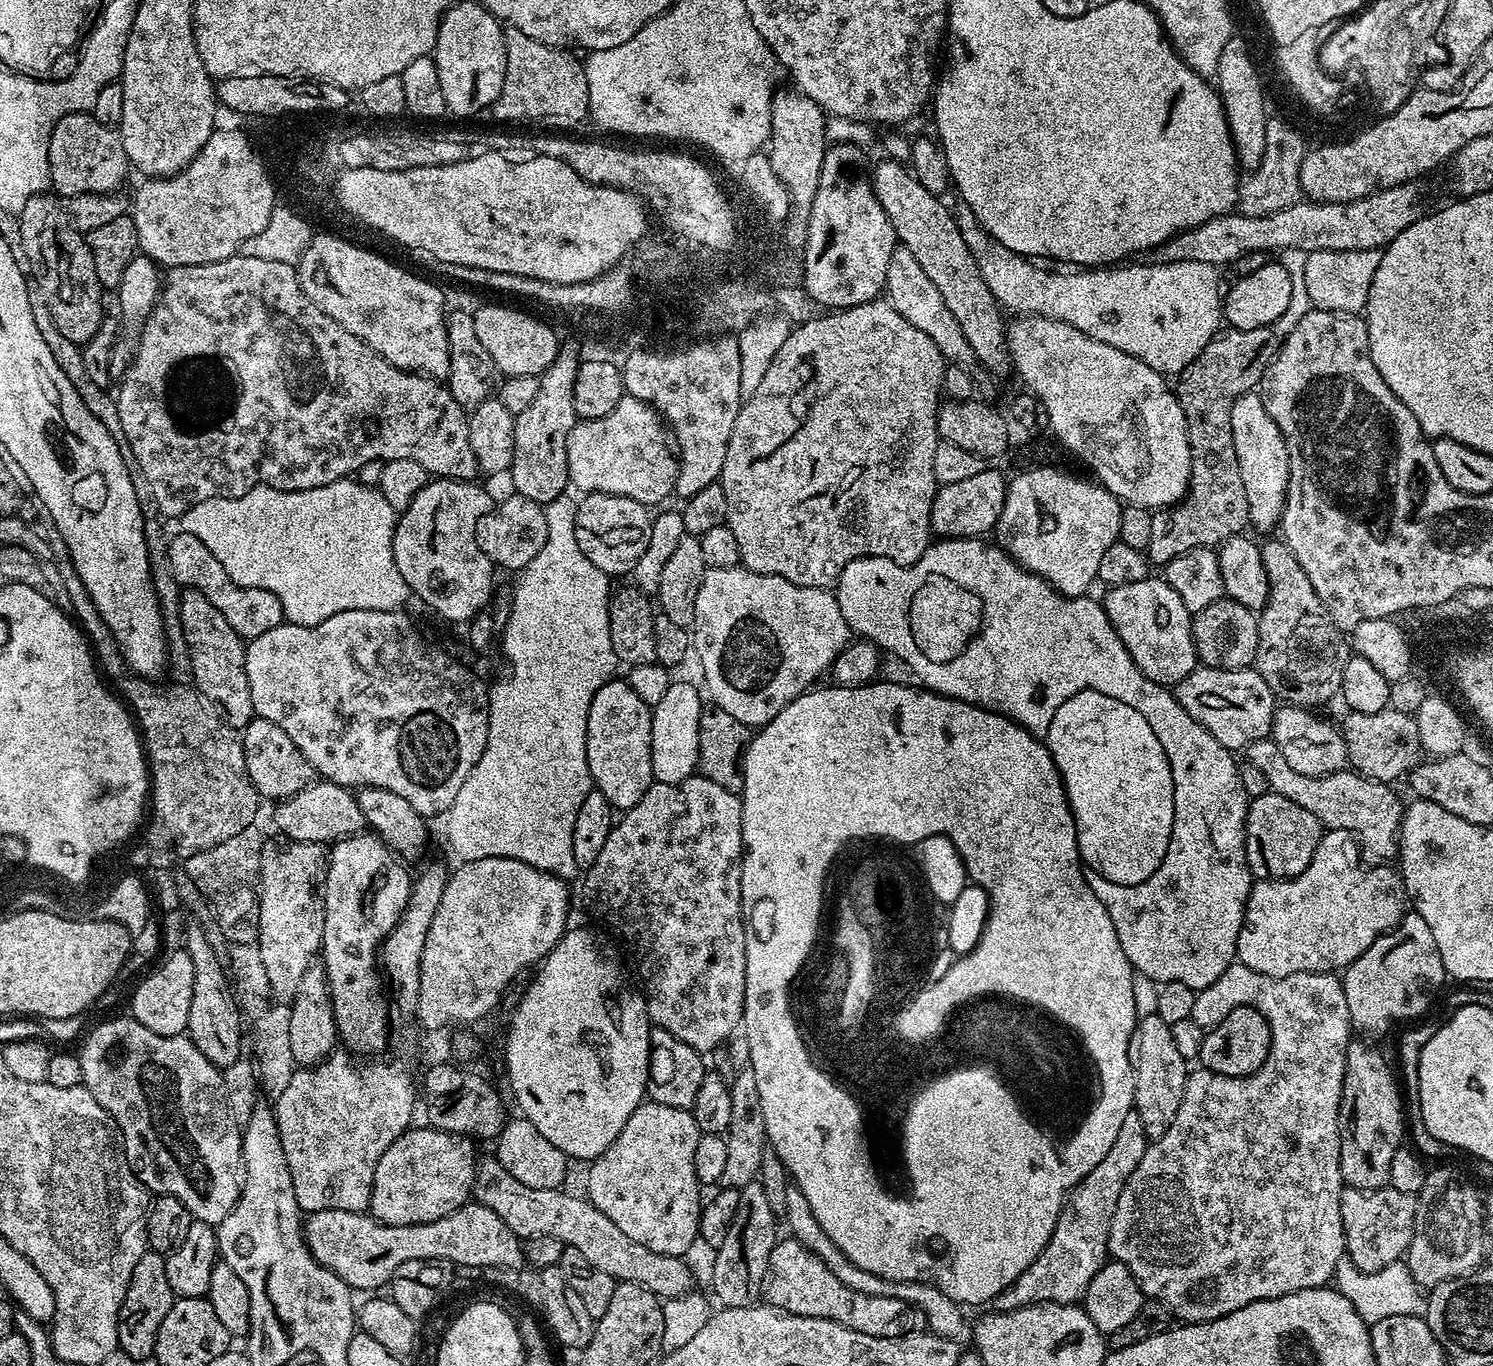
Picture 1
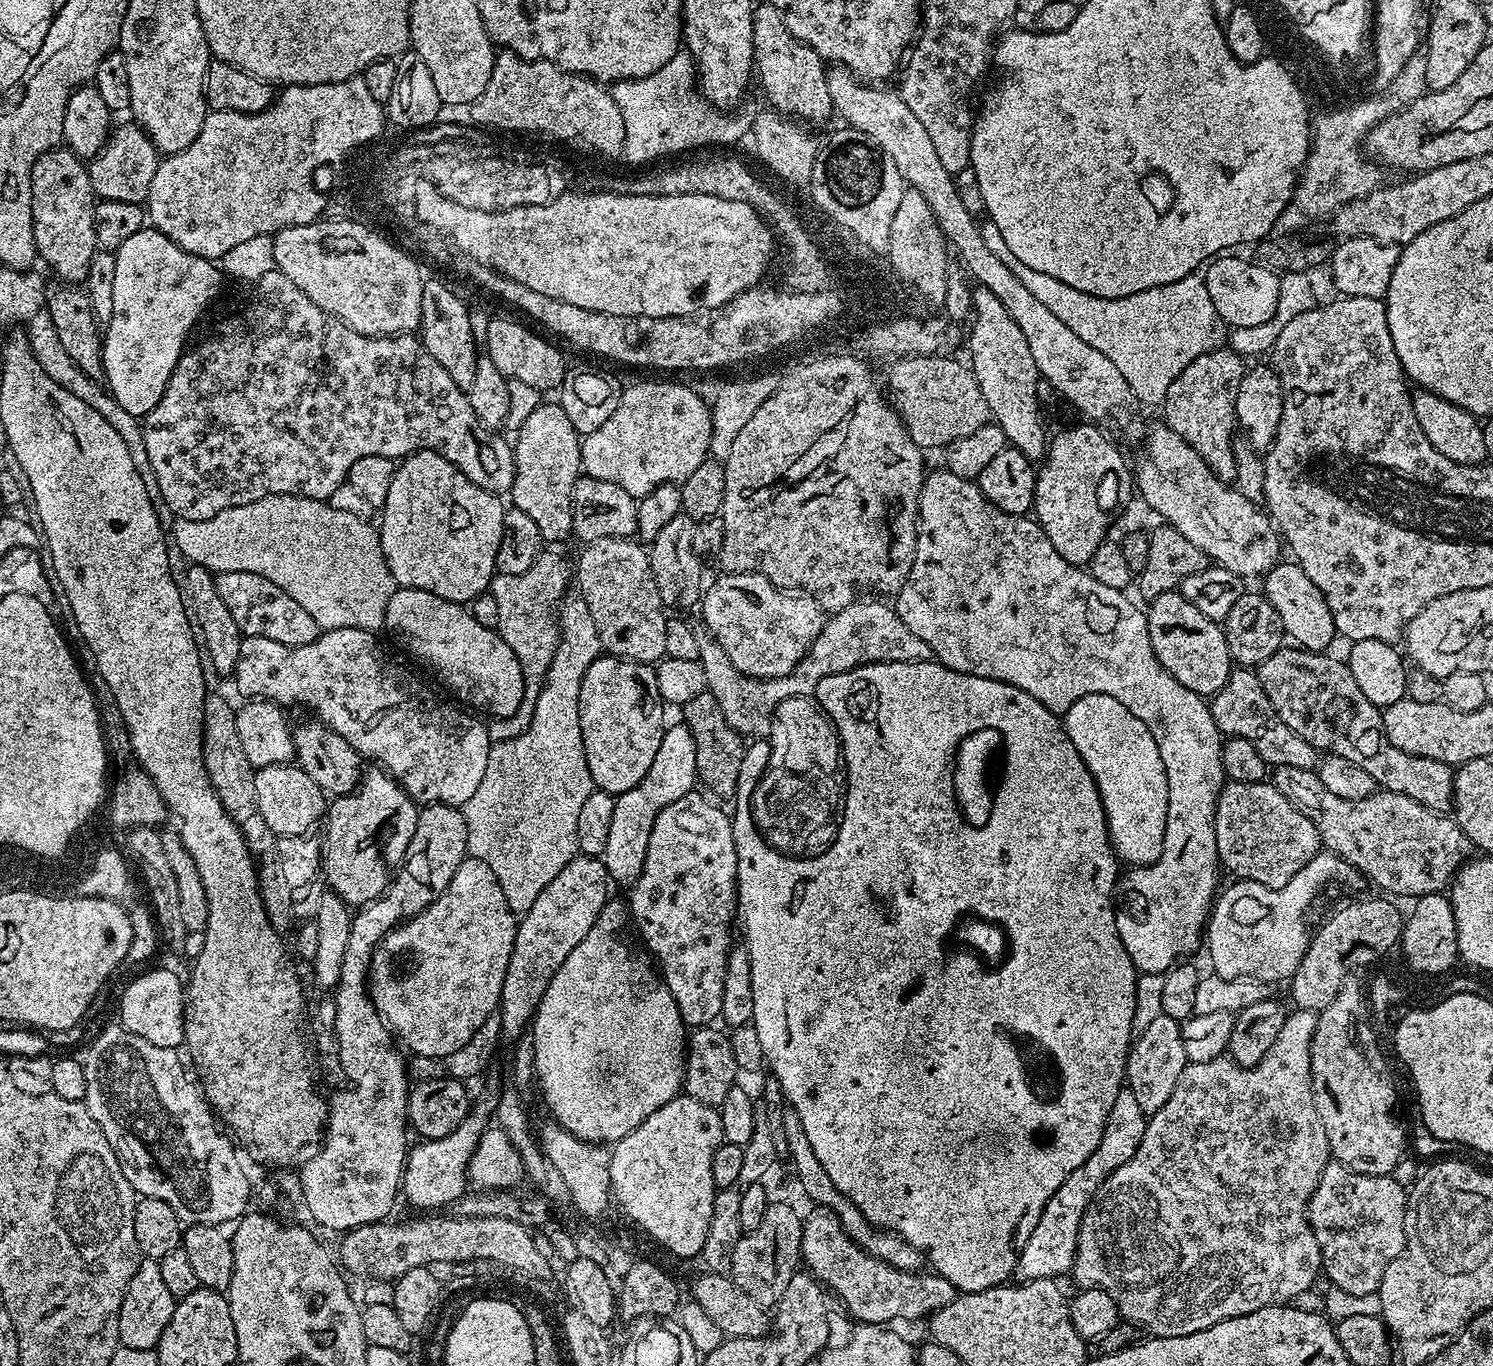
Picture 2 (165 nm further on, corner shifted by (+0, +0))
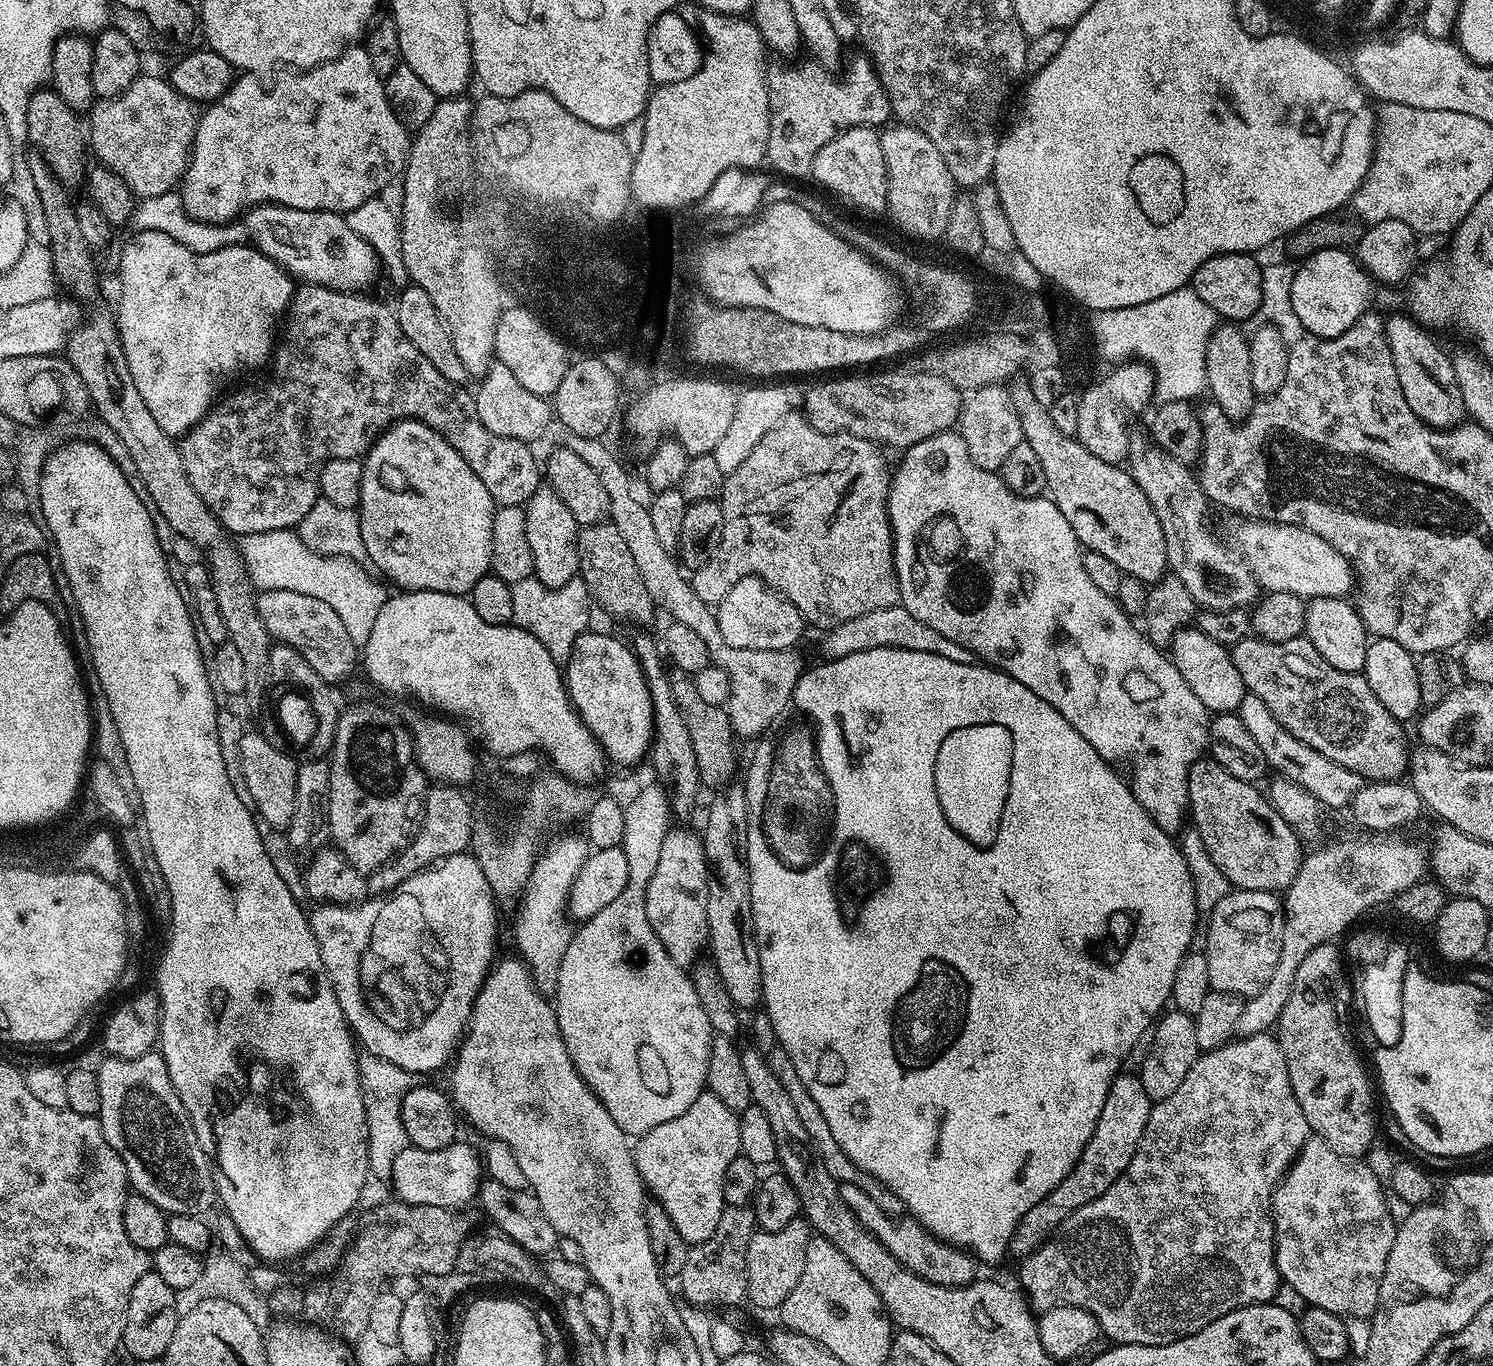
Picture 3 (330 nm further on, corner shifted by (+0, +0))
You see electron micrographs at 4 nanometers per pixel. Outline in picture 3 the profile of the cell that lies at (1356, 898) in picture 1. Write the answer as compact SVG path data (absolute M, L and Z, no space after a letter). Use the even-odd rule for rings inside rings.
M1232 890L1214 906L1206 922L1206 955L1210 962L1212 991L1224 992L1233 998L1258 995L1270 982L1270 974L1274 974L1282 950L1284 910L1281 897L1271 892Z

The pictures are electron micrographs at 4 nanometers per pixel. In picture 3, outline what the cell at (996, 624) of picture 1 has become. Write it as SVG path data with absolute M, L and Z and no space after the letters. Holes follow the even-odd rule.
M956 430L939 432L936 436L930 436L922 442L918 442L912 448L907 449L901 456L904 457L901 458L900 465L897 468L895 465L888 485L888 521L892 524L892 542L896 553L896 577L900 583L900 604L902 607L910 610L910 614L914 614L914 618L918 618L918 622L926 622L926 626L932 627L933 630L938 630L938 634L942 634L942 638L950 638L950 642L958 642L958 646L970 650L977 661L993 668L999 668L1001 672L1005 672L1010 678L1022 682L1022 686L1034 690L1034 694L1038 694L1038 698L1042 698L1042 702L1050 702L1050 706L1054 706L1054 710L1058 710L1058 714L1062 714L1062 718L1066 718L1066 722L1070 722L1070 726L1074 726L1074 730L1078 730L1078 734L1082 734L1082 738L1086 738L1086 742L1090 742L1090 746L1094 746L1098 750L1101 758L1109 762L1125 760L1128 763L1129 770L1132 771L1130 787L1138 798L1140 805L1146 810L1146 814L1150 814L1150 818L1164 832L1169 834L1179 833L1185 827L1186 817L1190 812L1188 807L1188 775L1190 774L1190 766L1195 760L1201 759L1205 755L1208 746L1208 726L1210 723L1208 709L1202 706L1202 702L1198 702L1198 698L1194 698L1194 690L1190 690L1190 686L1186 686L1186 678L1182 678L1182 674L1176 669L1171 659L1161 649L1157 648L1156 645L1148 641L1147 635L1139 627L1136 629L1132 625L1135 623L1122 611L1115 599L1102 594L1102 590L1098 590L1098 586L1094 586L1094 582L1090 582L1090 578L1086 575L1086 570L1082 566L1082 545L1076 539L1074 530L1070 530L1070 522L1066 522L1062 510L1058 510L1058 506L1054 501L1044 496L1019 496L1014 494L1006 486L1006 482L1000 475L990 470L982 470L982 466L974 466L974 462L970 459L970 454L966 451L966 442L962 442L960 433Z

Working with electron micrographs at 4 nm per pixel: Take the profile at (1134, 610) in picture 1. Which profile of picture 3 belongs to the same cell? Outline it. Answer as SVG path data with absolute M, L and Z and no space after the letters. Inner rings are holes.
M1189 626L1177 632L1173 638L1170 645L1170 659L1182 674L1182 678L1186 678L1186 686L1194 690L1194 698L1198 698L1198 702L1202 702L1202 706L1207 708L1209 713L1232 714L1239 709L1242 698L1246 695L1246 689L1242 682L1242 674L1238 674L1238 670L1235 669L1231 651L1225 645L1214 642L1214 638L1202 634L1199 628Z

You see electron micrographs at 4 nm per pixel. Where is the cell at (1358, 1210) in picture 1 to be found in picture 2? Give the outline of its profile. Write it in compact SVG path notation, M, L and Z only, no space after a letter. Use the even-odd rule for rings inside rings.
M1335 1162L1328 1163L1322 1170L1322 1174L1318 1178L1318 1186L1314 1190L1314 1194L1308 1200L1308 1224L1312 1228L1314 1238L1320 1247L1320 1263L1322 1265L1323 1275L1328 1275L1328 1284L1338 1290L1346 1290L1346 1294L1358 1294L1365 1296L1366 1294L1377 1294L1380 1290L1380 1283L1386 1274L1386 1266L1390 1266L1390 1262L1394 1262L1394 1258L1398 1258L1404 1252L1404 1243L1406 1242L1406 1210L1408 1209L1408 1192L1397 1182L1393 1176L1371 1176L1370 1174L1358 1174L1354 1170L1350 1170L1344 1164Z

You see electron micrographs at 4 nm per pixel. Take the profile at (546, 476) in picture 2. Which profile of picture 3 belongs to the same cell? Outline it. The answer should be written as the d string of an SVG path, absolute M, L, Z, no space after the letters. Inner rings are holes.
M551 486L537 488L524 508L526 514L526 539L530 541L530 554L534 554L534 576L546 588L560 588L578 576L578 525L566 502L558 498Z

